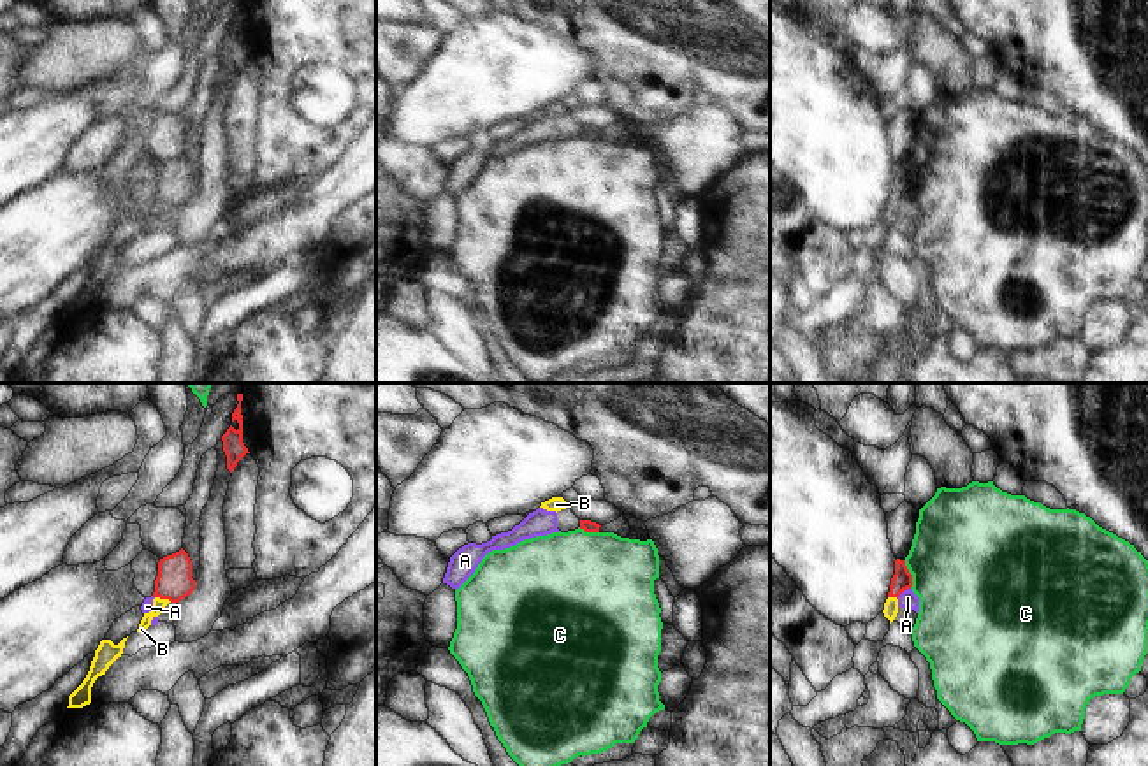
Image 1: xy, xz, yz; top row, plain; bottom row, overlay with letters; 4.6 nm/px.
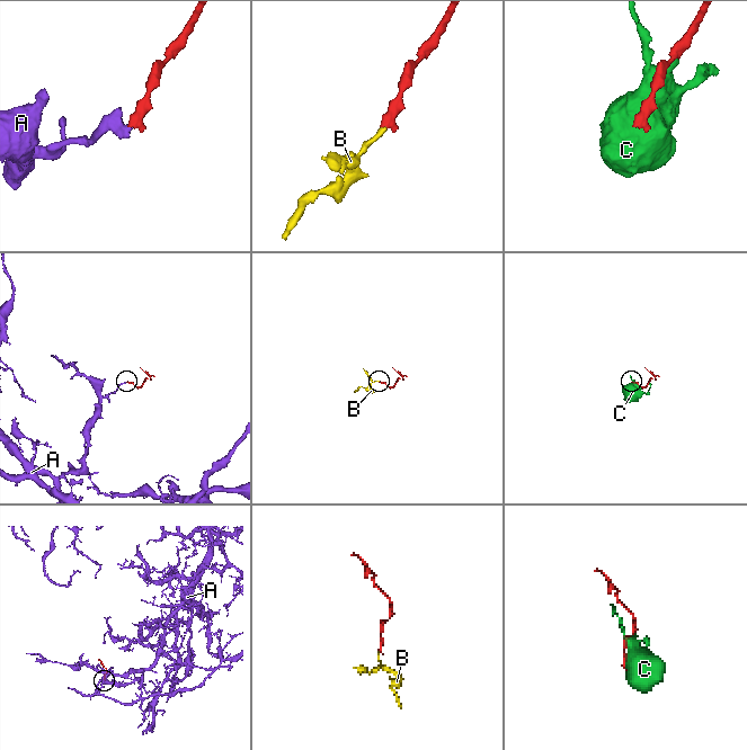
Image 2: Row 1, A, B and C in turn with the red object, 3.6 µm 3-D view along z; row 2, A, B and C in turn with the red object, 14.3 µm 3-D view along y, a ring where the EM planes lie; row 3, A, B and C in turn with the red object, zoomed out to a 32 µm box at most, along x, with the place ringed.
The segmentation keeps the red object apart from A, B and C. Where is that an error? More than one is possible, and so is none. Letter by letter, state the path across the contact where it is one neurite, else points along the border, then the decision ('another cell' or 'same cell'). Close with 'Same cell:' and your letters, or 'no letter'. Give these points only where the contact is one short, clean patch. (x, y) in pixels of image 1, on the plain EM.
A: border yz (909, 194), (897, 204); another cell
B: way xy (174, 188), (164, 204), (159, 211); same cell
C: another cell
Same cell: B

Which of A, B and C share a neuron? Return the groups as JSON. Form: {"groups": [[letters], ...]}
{"groups": [["A"], ["B"], ["C"]]}

